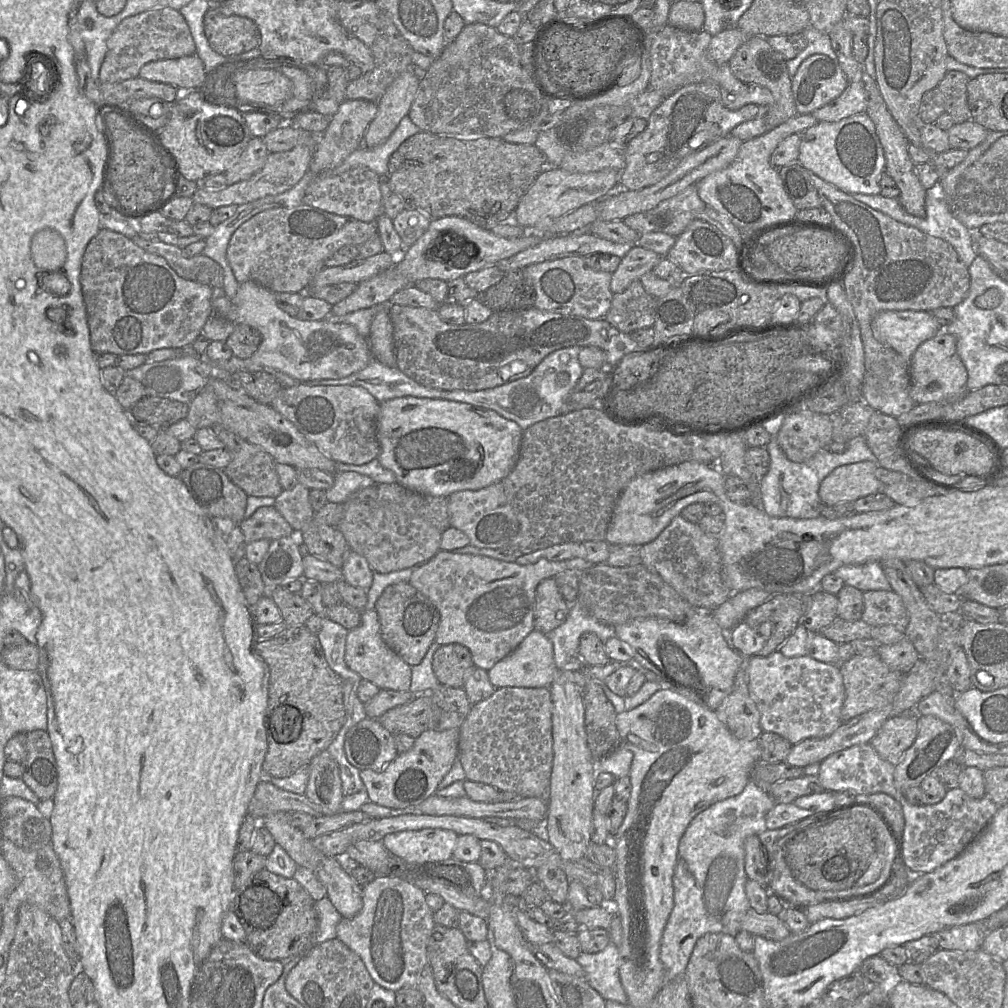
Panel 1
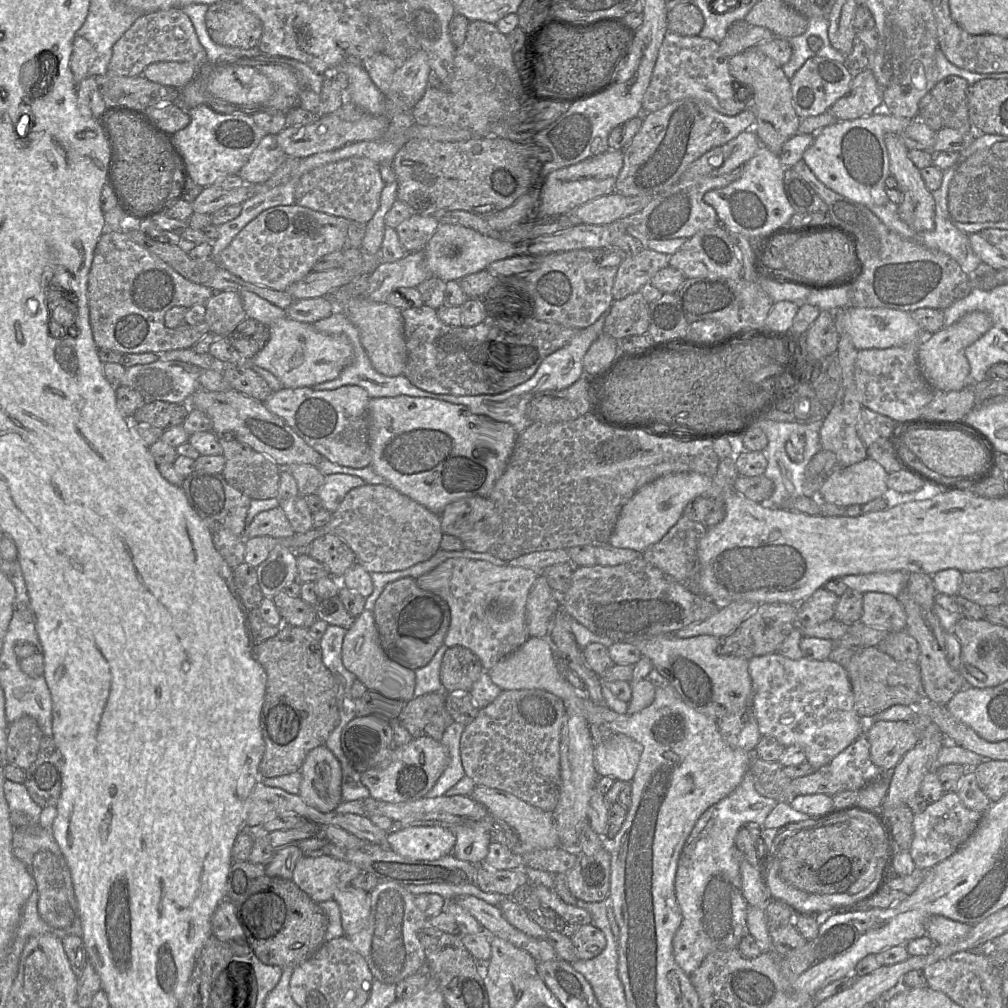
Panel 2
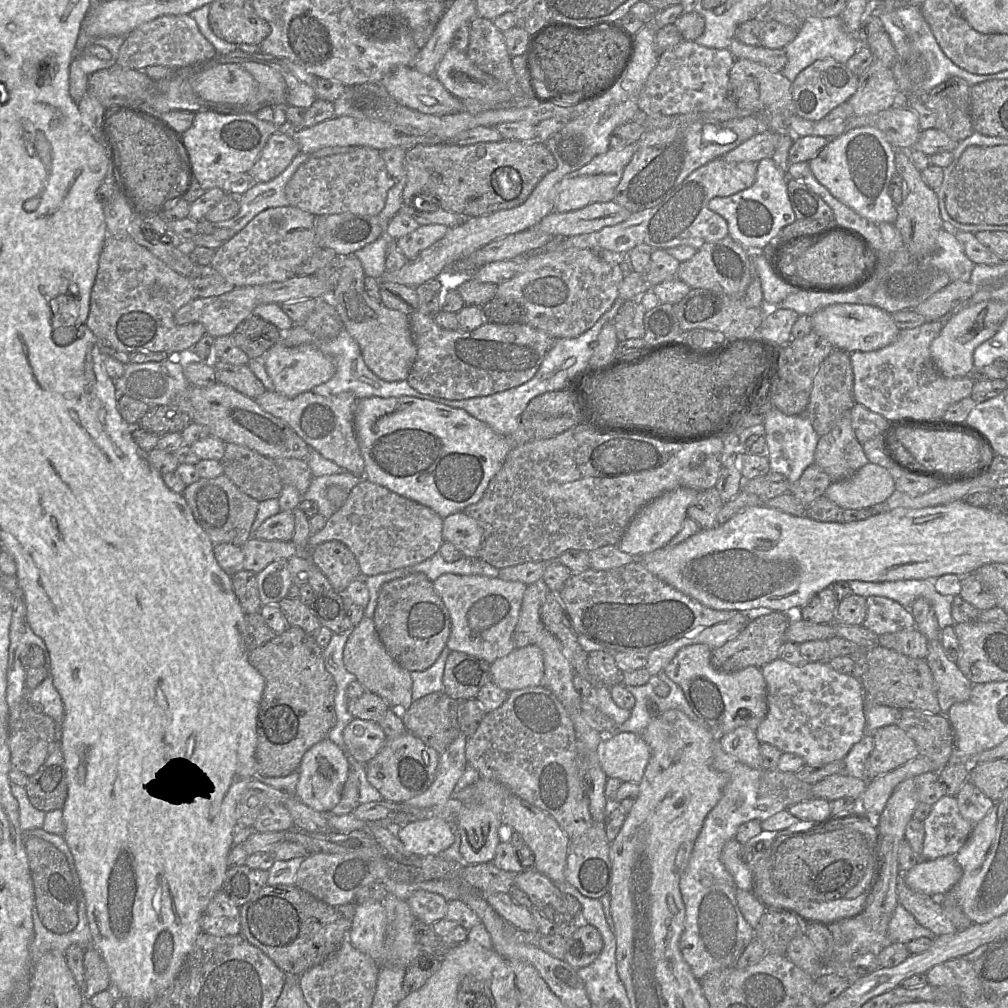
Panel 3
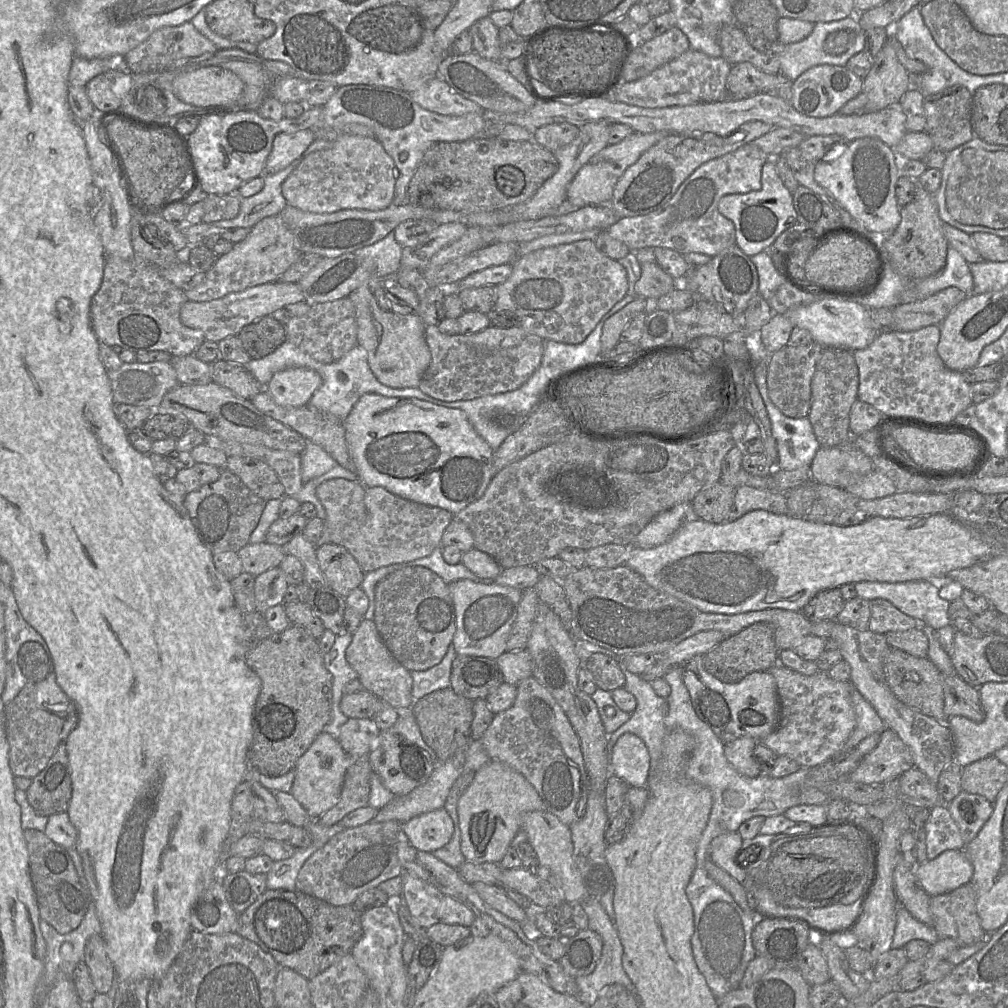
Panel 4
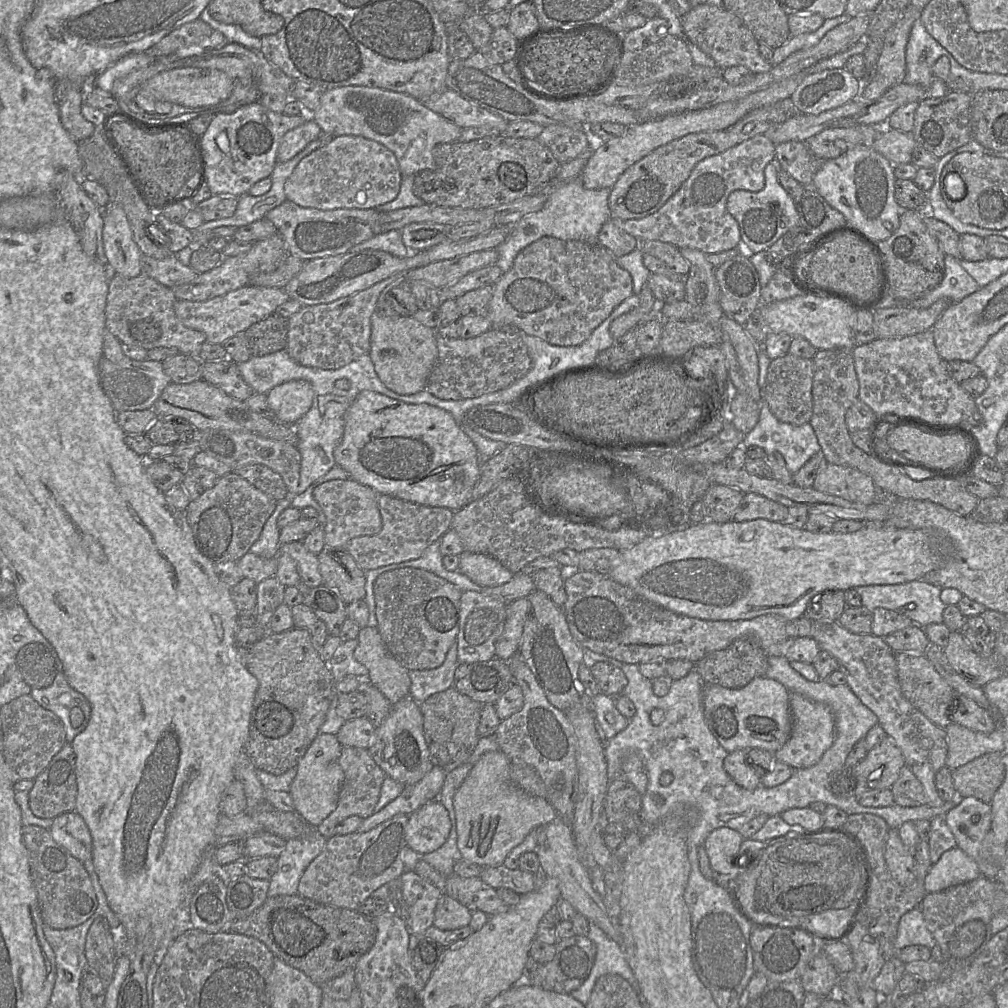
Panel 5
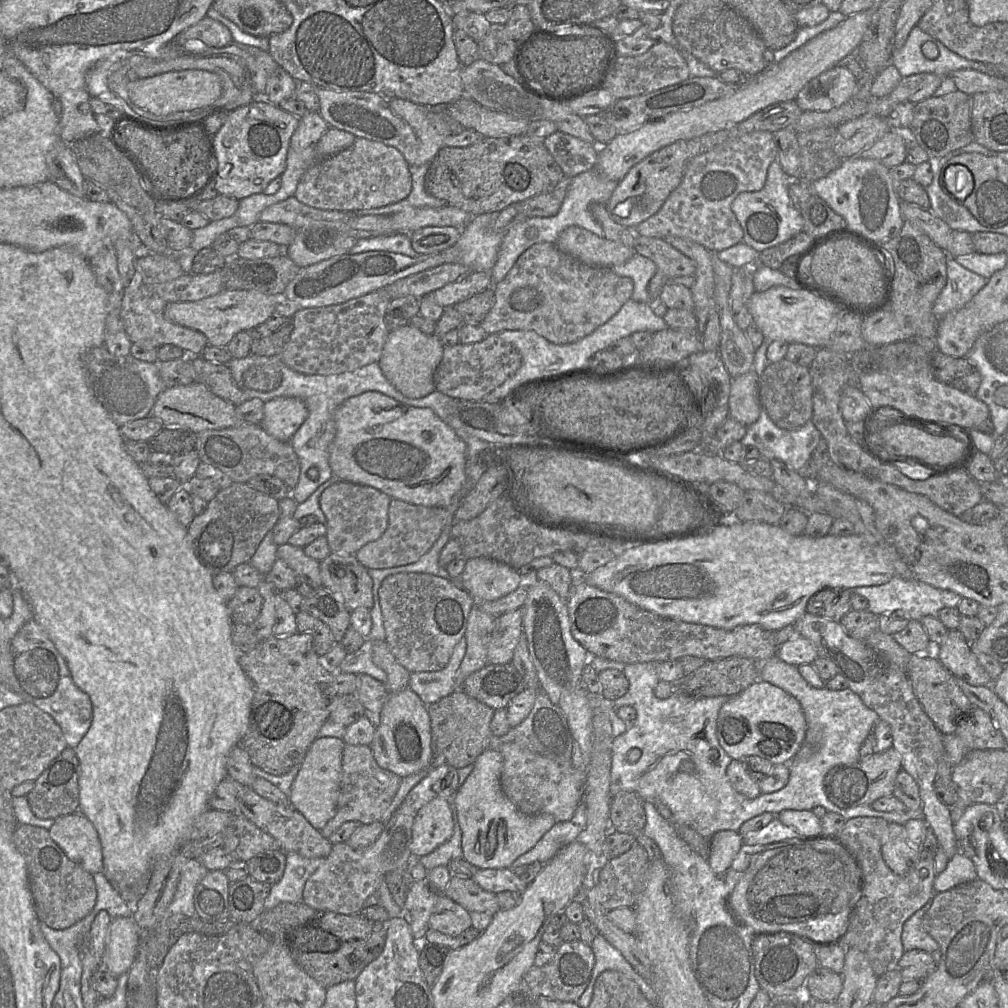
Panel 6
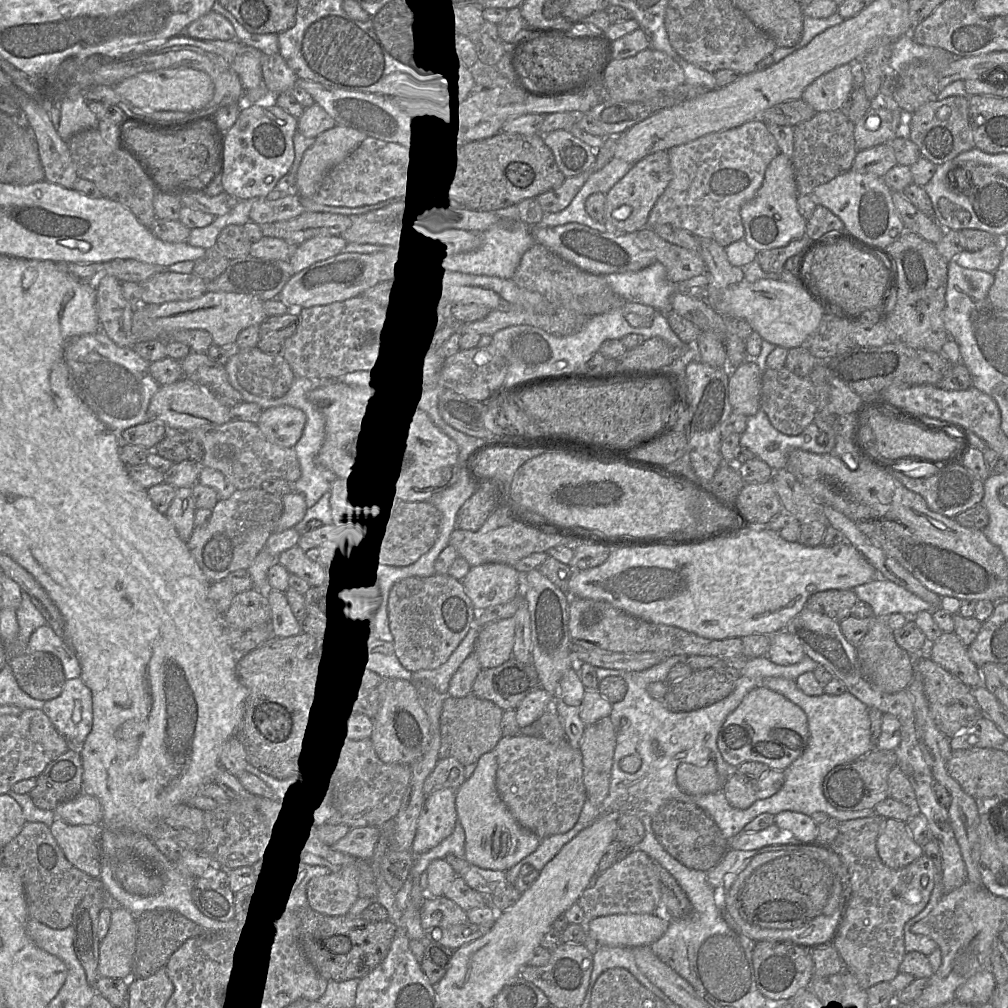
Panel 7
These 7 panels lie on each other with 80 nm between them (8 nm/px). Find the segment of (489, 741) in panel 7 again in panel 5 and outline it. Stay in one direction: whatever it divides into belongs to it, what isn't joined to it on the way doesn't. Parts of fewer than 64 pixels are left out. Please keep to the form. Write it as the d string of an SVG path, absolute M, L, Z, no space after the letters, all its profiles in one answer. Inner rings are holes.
M454 687L434 693L419 703L431 766L439 766L448 771L468 761L480 738L477 730L481 707L481 703Z

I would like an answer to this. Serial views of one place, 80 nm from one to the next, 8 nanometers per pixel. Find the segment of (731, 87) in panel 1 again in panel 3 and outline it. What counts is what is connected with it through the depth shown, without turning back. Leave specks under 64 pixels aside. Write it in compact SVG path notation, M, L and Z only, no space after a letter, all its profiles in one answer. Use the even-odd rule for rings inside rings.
M683 39L660 53L639 94L639 109L647 115L685 115L736 107L736 98L729 91L729 73L734 60L728 48L708 48Z

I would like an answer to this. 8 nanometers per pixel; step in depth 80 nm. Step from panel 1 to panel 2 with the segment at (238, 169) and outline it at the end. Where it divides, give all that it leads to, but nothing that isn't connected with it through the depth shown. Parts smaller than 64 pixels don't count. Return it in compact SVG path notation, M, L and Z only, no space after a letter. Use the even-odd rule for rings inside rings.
M276 135L264 136L238 175L245 184L266 182L287 158L279 147Z

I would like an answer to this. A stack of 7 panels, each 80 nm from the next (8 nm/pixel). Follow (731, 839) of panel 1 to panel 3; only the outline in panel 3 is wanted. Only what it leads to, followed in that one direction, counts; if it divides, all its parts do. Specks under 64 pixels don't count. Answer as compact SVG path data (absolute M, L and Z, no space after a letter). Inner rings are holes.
M714 735L712 767L726 775L727 784L720 800L705 818L679 880L685 905L680 950L692 973L699 980L714 971L735 967L745 948L754 939L754 929L738 907L734 879L720 860L723 846L728 840L735 838L741 824L750 820L763 822L788 808L780 801L759 794L762 769L751 768L728 755L723 750L720 737Z

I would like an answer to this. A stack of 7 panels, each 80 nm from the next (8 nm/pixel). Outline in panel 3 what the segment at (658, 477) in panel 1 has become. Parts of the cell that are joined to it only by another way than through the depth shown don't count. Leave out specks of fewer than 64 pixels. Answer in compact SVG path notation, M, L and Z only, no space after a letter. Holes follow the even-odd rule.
M679 487L644 505L629 523L617 544L618 549L634 557L640 557L667 546L669 541L681 530L687 517L687 509L698 494L699 491L695 489Z

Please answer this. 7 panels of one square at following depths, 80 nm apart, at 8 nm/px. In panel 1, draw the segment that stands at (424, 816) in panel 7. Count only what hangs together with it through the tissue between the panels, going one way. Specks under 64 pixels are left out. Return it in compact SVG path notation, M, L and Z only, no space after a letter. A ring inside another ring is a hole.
M425 828L390 833L381 842L393 856L410 863L427 863L452 857L457 838L452 830Z

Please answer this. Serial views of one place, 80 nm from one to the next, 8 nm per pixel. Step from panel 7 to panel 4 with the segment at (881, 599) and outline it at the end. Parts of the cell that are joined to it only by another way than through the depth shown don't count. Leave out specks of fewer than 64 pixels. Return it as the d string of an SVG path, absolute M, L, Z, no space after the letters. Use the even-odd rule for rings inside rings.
M918 580L910 582L886 583L886 582L858 582L854 584L859 598L872 601L884 599L892 603L904 614L916 619L920 625L927 625L934 630L951 624L948 615L950 602L939 597L938 580Z

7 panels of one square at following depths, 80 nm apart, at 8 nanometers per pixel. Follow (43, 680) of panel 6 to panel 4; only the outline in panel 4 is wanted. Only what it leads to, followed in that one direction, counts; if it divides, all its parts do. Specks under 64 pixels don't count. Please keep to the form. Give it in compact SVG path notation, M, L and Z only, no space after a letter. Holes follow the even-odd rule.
M24 643L18 653L18 665L23 675L34 683L40 683L49 674L54 673L53 661L49 648L43 645Z

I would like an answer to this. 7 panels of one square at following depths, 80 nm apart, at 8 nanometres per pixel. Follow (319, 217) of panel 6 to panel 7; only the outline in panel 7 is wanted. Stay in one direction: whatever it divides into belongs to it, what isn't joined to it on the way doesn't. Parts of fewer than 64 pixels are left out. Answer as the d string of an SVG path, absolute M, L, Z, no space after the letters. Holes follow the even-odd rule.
M288 195L278 200L257 199L249 214L250 221L257 224L288 221L307 210L301 205L298 195ZM317 235L297 246L290 258L294 274L316 262L326 260L344 252L347 242L341 236Z

